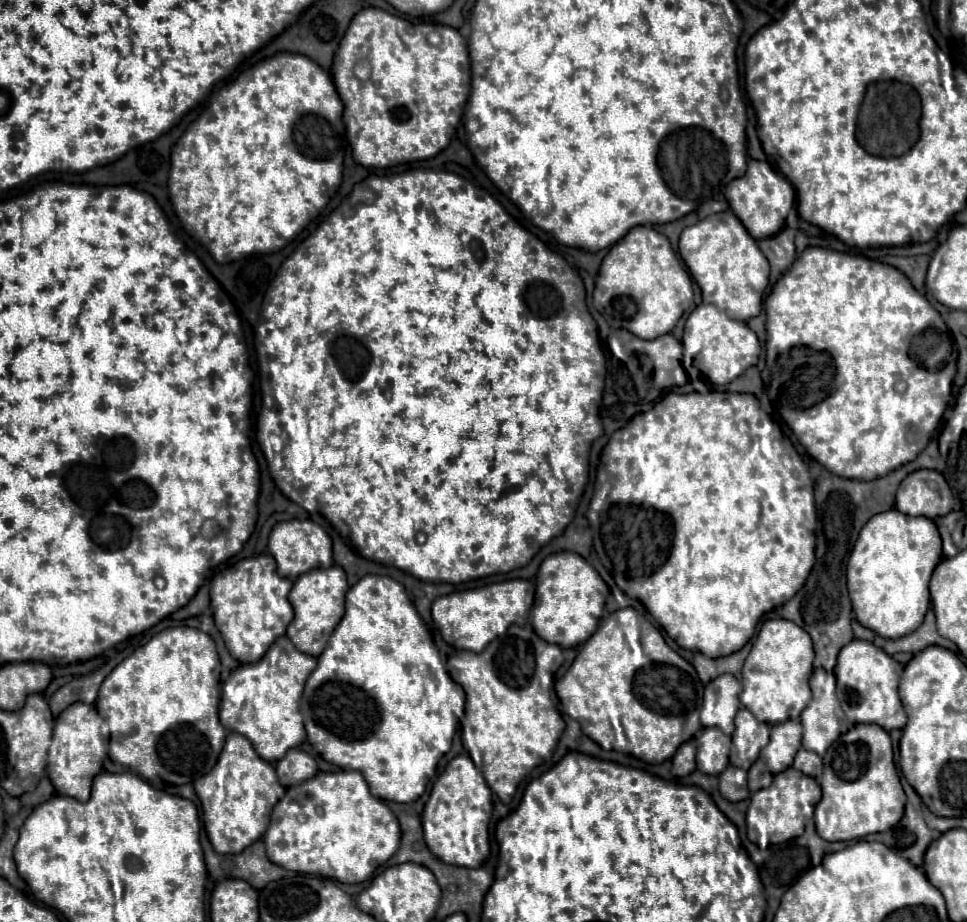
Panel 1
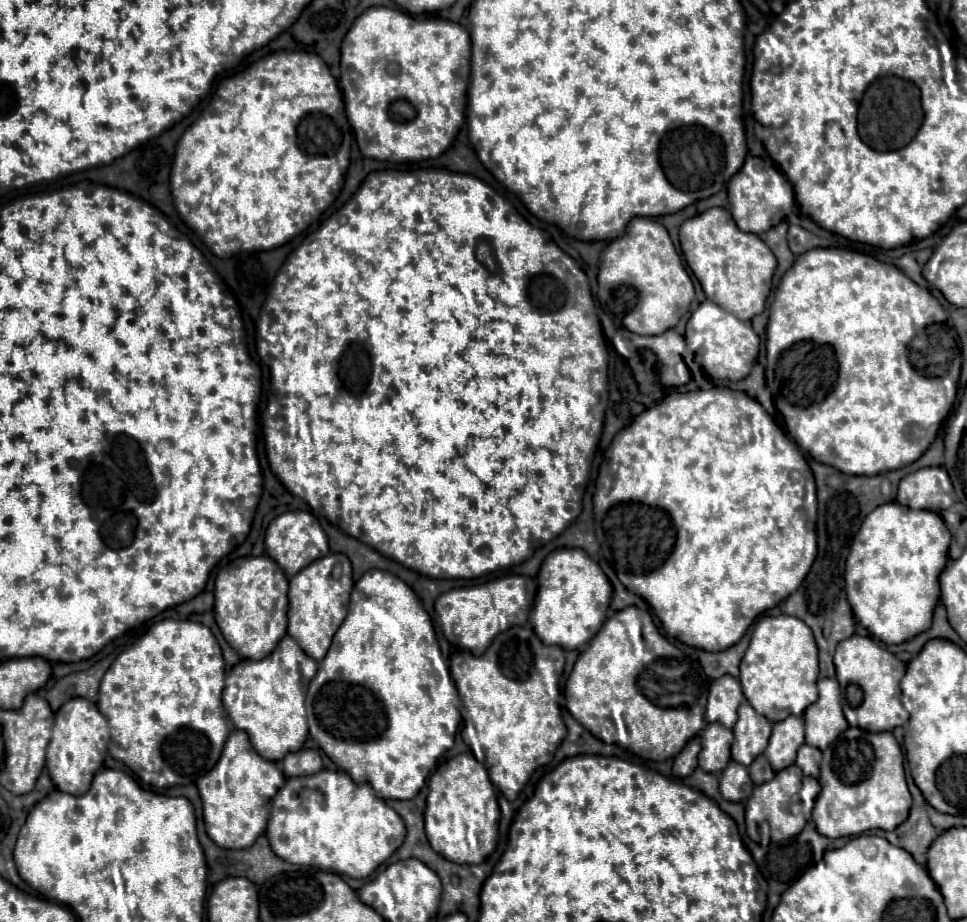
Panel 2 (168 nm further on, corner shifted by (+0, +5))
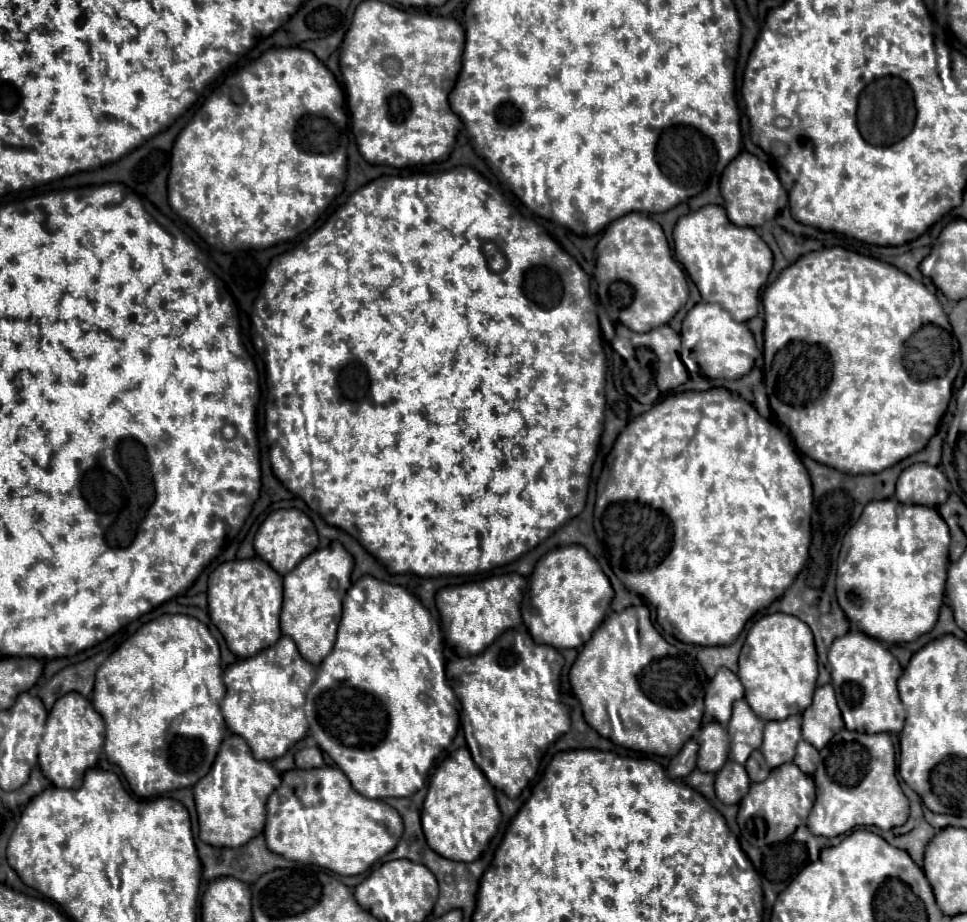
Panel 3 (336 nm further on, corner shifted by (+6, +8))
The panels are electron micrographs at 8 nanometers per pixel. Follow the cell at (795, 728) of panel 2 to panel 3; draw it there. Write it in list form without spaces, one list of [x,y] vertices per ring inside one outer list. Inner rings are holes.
[[[791,715],[781,721],[769,721],[763,731],[761,753],[767,765],[779,767],[781,763],[789,763],[795,757],[795,747],[801,739],[801,717]]]

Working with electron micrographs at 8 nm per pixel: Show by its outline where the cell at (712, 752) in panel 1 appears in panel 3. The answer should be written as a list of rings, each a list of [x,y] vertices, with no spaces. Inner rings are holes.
[[[711,721],[701,727],[701,731],[697,735],[697,743],[699,743],[697,769],[717,773],[723,767],[723,763],[727,761],[727,753],[729,753],[727,729],[721,723]]]

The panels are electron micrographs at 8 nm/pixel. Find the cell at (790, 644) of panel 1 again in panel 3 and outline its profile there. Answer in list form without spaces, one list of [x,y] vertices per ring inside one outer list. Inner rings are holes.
[[[787,613],[763,615],[757,619],[745,639],[739,655],[739,673],[745,687],[745,701],[763,721],[801,715],[809,707],[817,681],[817,653],[809,627]]]

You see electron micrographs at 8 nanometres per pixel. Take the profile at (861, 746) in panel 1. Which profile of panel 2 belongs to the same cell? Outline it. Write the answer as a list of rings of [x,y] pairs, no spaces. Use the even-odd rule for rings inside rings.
[[[847,728],[825,752],[821,762],[821,794],[815,800],[813,810],[813,822],[819,834],[827,838],[843,838],[843,836],[855,836],[867,830],[895,830],[899,824],[903,824],[909,816],[911,808],[911,794],[905,782],[905,770],[903,770],[903,752],[897,744],[895,736],[891,732],[865,732],[859,728]]]

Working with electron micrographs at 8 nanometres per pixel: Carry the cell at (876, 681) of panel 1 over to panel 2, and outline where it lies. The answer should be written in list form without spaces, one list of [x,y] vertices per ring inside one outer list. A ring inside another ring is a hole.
[[[855,634],[839,642],[833,662],[837,668],[837,682],[845,690],[843,712],[851,726],[867,732],[891,732],[893,728],[903,726],[909,720],[909,714],[901,704],[899,688],[899,682],[905,674],[905,664],[883,646],[879,646],[873,638]]]

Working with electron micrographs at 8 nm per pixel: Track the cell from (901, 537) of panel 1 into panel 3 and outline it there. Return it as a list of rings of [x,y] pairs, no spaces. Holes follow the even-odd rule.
[[[897,499],[871,501],[859,521],[845,533],[837,559],[837,601],[851,625],[885,643],[909,643],[931,631],[943,605],[949,543],[949,527],[933,507],[905,505]]]

